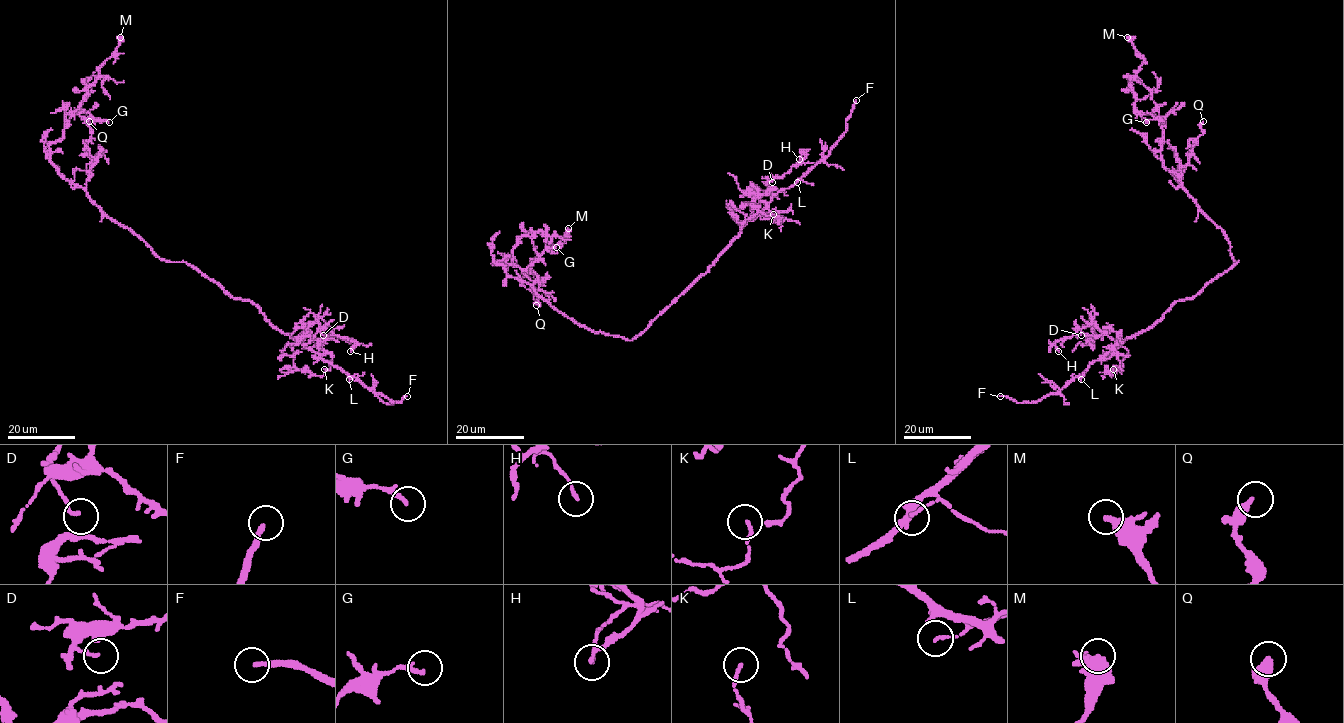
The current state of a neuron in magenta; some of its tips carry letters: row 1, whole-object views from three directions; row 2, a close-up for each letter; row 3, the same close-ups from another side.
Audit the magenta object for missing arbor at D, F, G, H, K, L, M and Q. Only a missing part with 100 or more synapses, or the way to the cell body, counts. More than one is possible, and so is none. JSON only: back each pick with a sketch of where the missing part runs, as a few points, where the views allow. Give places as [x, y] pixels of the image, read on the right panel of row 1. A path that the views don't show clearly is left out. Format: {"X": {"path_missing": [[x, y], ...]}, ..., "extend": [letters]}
{"F": {"path_missing": [[1000, 396], [983, 405], [973, 420]]}, "extend": ["F"]}

